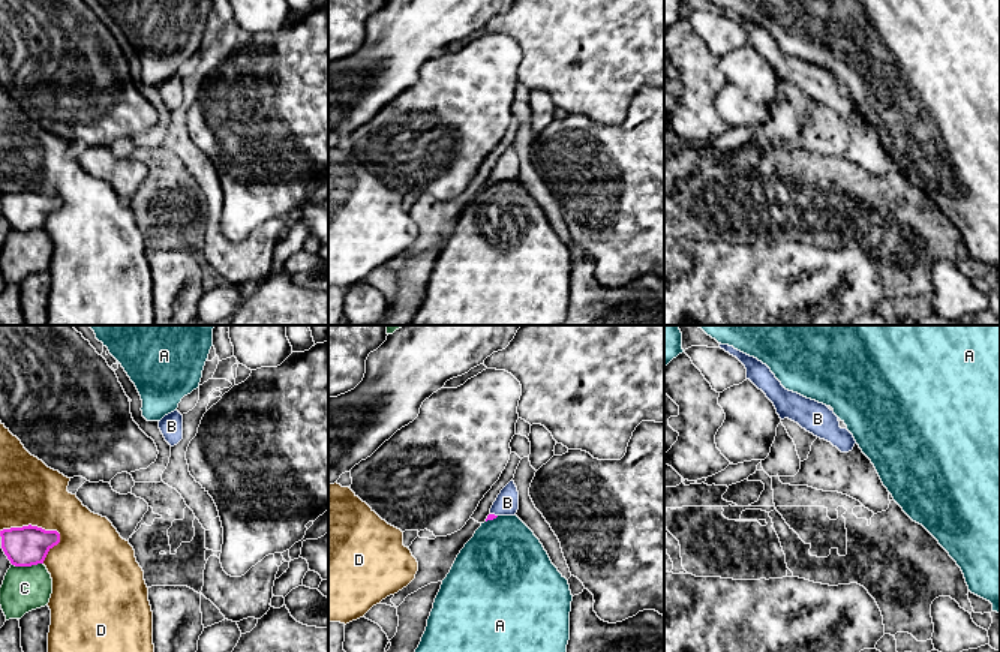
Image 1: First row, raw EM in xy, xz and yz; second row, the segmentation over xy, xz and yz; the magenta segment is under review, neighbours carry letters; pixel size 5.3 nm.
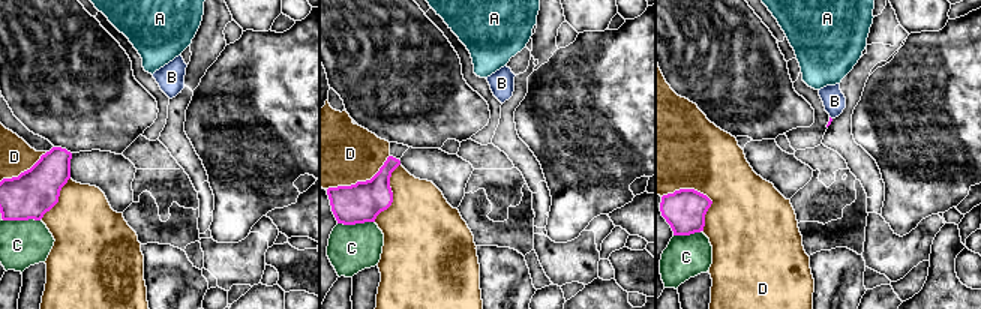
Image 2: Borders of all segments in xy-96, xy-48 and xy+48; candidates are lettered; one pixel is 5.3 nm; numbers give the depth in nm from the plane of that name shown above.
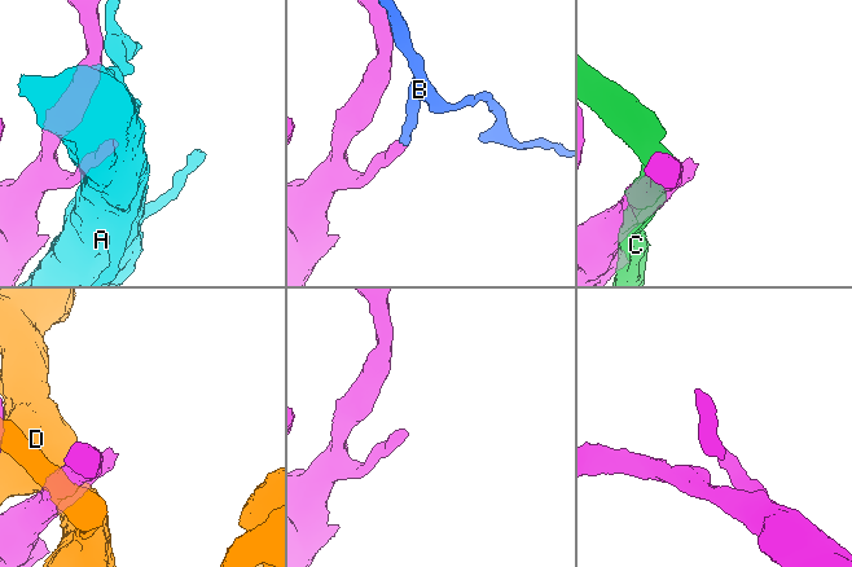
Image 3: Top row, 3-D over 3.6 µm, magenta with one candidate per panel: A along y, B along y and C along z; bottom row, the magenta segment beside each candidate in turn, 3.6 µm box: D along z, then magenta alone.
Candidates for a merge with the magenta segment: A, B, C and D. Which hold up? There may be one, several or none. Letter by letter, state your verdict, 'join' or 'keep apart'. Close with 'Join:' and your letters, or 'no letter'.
A: keep apart
B: join
C: keep apart
D: keep apart
Join: B

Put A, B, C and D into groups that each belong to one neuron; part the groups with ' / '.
A / B / C / D

